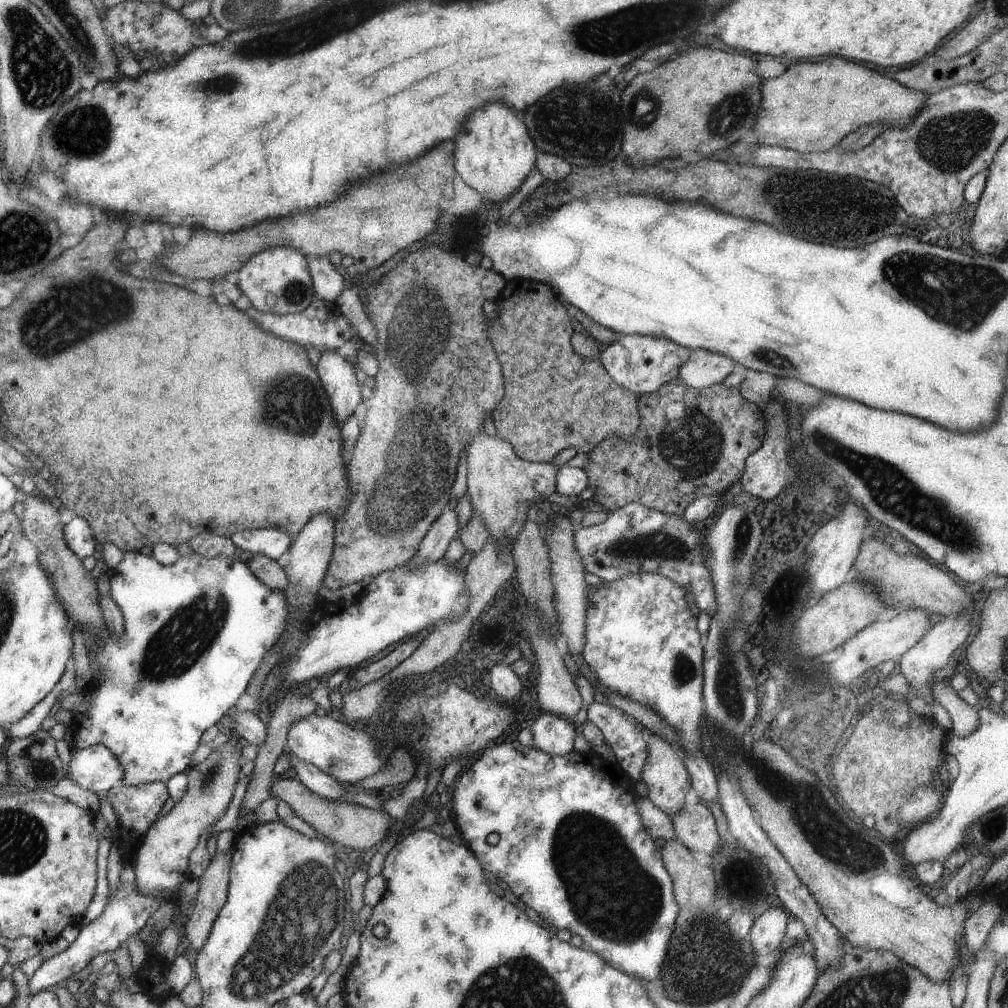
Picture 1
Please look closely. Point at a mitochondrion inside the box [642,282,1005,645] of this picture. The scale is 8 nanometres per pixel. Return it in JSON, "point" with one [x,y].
{"point":[890,489]}

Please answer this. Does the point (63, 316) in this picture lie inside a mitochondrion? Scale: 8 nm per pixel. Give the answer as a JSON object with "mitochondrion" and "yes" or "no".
{"mitochondrion":"yes"}

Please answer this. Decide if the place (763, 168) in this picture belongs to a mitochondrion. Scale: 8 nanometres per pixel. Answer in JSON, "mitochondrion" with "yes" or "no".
{"mitochondrion":"no"}

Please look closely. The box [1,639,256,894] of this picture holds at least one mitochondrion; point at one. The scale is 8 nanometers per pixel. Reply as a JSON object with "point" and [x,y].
{"point":[38,769]}

